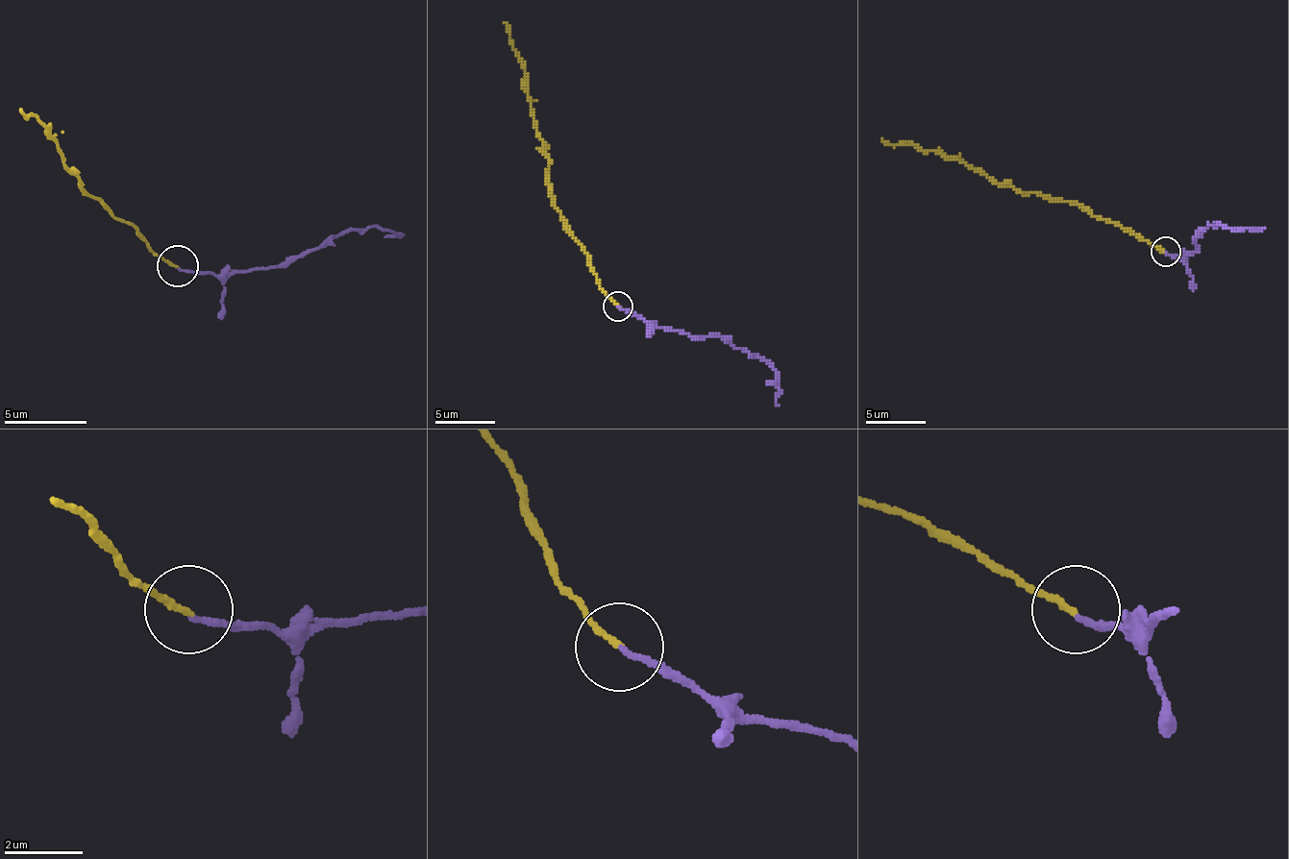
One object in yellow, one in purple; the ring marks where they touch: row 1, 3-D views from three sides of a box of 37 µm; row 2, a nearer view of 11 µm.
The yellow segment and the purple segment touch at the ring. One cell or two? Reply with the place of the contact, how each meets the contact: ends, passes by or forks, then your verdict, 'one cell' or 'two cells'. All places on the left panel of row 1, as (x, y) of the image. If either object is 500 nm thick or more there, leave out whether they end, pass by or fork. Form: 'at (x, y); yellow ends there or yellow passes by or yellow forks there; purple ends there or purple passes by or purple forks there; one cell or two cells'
at (178, 266); yellow ends there; purple ends there; two cells

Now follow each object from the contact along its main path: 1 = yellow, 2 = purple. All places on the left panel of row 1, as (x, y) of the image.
1: (177, 267), (89, 196), (52, 138), (48, 126), (18, 109)
2: (177, 267), (227, 275), (277, 267), (318, 250), (351, 230), (376, 225), (401, 233)

